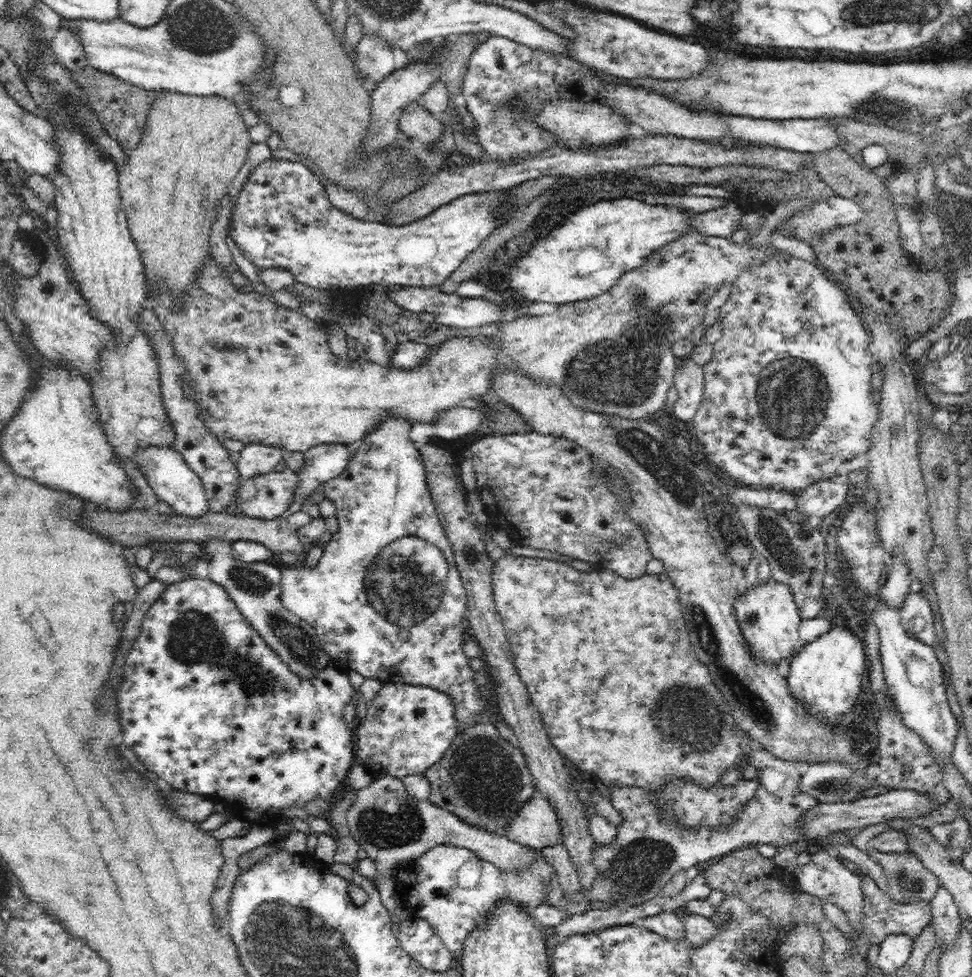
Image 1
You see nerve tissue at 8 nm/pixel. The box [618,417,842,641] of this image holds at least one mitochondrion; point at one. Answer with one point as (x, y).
(775, 546)

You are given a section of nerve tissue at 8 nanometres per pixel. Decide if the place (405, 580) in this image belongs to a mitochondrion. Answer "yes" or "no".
yes

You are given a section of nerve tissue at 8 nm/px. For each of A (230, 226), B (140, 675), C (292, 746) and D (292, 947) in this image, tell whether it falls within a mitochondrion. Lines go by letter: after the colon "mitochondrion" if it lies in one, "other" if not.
A: other
B: other
C: other
D: mitochondrion

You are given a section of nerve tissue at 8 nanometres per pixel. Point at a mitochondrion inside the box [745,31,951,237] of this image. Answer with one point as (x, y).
(872, 106)

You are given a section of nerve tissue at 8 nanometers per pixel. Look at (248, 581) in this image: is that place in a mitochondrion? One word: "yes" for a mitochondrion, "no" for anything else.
yes

